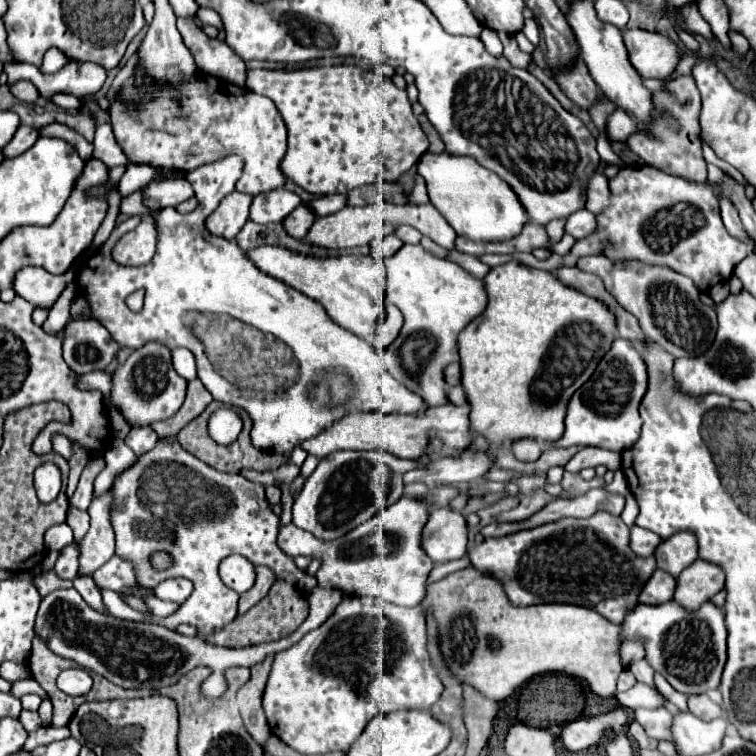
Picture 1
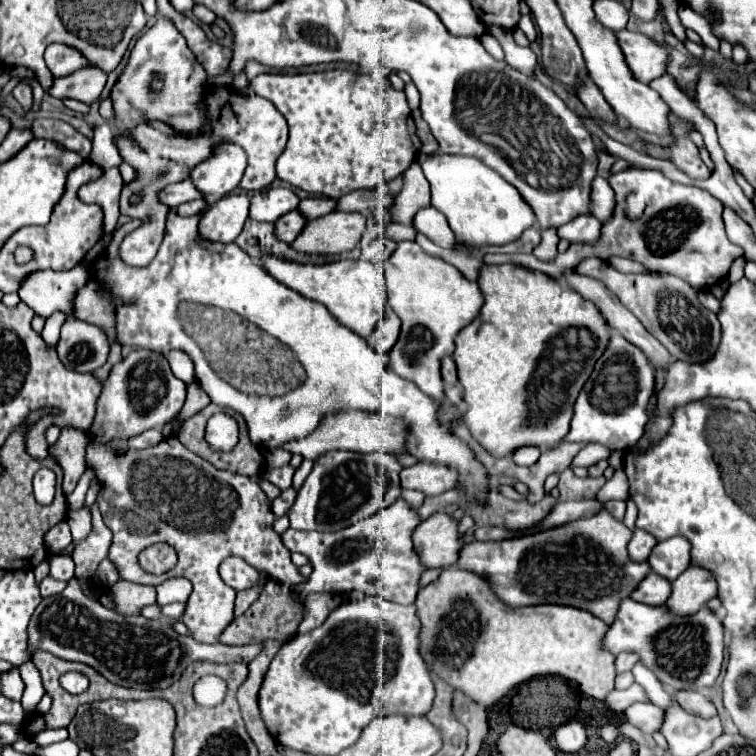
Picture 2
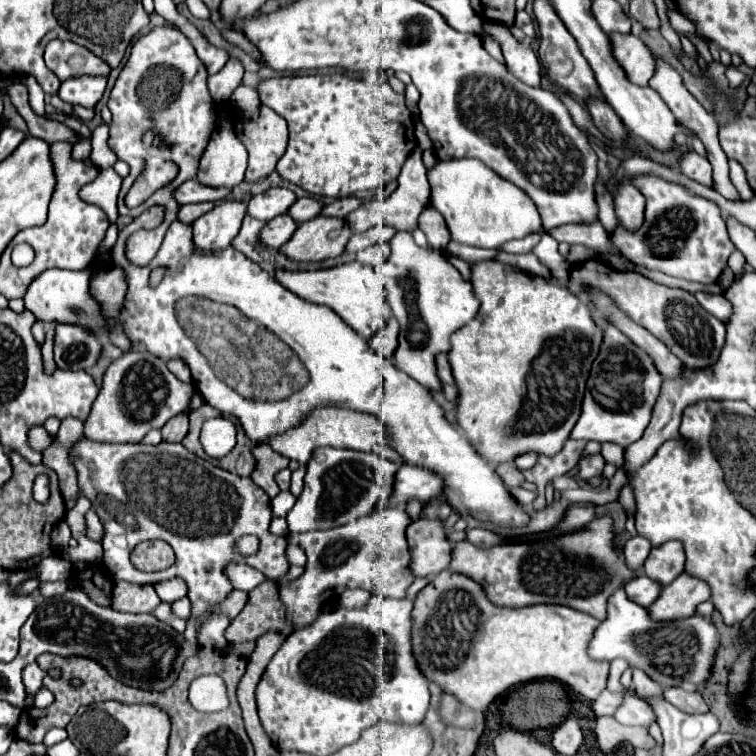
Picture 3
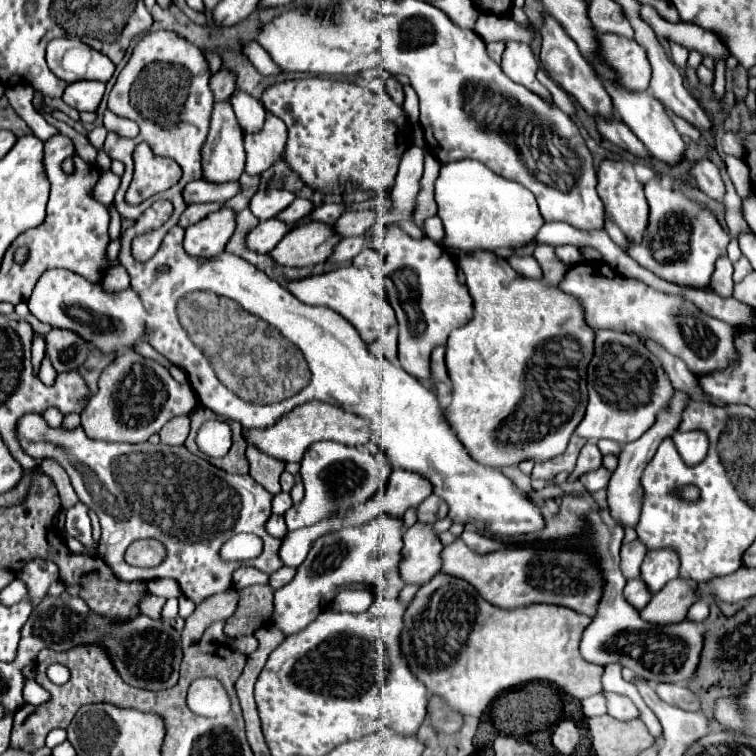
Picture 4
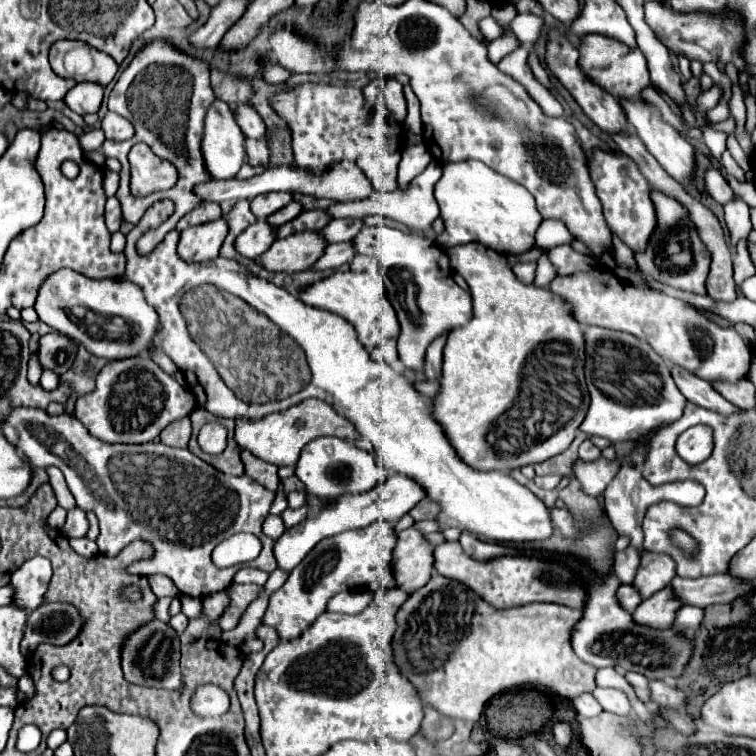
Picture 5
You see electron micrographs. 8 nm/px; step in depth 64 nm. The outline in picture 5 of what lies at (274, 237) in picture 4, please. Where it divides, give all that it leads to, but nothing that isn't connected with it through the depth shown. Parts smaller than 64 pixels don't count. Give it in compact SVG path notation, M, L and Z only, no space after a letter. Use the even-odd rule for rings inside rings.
M256 222L250 228L246 228L242 236L238 236L238 240L234 242L234 248L238 254L246 258L258 258L262 252L270 248L272 242L274 242L274 228L270 224Z

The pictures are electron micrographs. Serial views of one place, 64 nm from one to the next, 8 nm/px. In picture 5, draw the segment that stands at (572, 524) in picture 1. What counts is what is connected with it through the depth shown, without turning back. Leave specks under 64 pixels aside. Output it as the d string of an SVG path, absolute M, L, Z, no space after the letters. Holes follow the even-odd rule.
M444 542L434 548L434 570L440 576L466 584L494 608L514 608L530 602L556 602L568 608L582 610L586 600L584 588L564 566L554 562L544 562L540 558L502 556L490 562L478 562L466 556L458 542Z

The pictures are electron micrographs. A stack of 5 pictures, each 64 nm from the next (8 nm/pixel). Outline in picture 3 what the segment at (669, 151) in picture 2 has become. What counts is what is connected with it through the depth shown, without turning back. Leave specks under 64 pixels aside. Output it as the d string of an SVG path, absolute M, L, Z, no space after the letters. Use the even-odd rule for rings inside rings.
M688 152L688 154L682 158L680 170L682 170L682 174L686 174L688 178L692 178L692 180L708 186L708 188L712 188L712 184L714 184L714 182L712 182L712 172L710 172L710 162L708 162L704 156L696 154L696 152Z

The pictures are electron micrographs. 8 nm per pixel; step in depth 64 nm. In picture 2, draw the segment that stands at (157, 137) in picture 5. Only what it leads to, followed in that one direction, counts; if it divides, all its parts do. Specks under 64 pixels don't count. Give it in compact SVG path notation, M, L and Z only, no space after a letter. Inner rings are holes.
M158 14L158 22L146 34L142 34L142 38L138 38L138 42L130 54L130 60L110 96L112 106L114 106L114 124L112 124L114 144L116 144L122 160L128 162L136 170L136 178L132 182L124 184L124 188L122 188L120 212L126 216L132 216L132 218L146 218L146 216L152 218L150 220L152 224L142 224L140 228L136 228L132 234L128 234L124 238L124 242L120 246L120 258L130 266L150 264L162 244L170 208L166 204L162 204L162 200L158 200L160 188L182 182L182 180L190 178L190 172L192 172L190 168L186 168L186 164L176 164L176 162L152 164L148 154L142 152L142 148L138 148L138 144L134 144L134 140L130 140L130 128L134 128L134 124L138 124L138 120L162 120L162 122L170 124L170 128L174 132L182 132L182 136L190 136L190 132L198 132L198 128L202 128L202 124L206 124L206 116L202 116L202 92L204 90L206 90L204 68L198 64L196 56L190 52L184 36L176 30L176 26ZM134 192L144 194L144 198L138 206L130 206L130 202L128 202L128 198Z

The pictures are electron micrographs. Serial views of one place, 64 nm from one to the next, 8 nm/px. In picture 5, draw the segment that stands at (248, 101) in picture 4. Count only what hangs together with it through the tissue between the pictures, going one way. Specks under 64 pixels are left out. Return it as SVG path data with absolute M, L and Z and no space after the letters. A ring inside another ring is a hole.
M248 106L248 108L240 108L238 112L240 112L240 116L238 116L238 124L240 124L242 132L244 132L248 138L254 138L254 140L264 138L266 128L264 128L262 118L256 114L256 110Z

